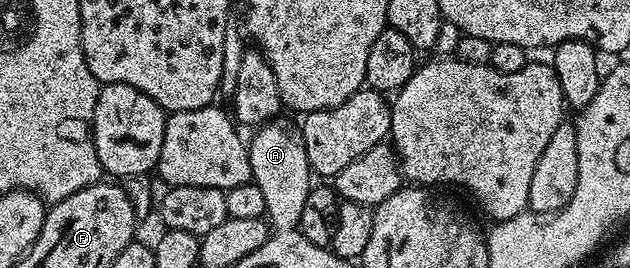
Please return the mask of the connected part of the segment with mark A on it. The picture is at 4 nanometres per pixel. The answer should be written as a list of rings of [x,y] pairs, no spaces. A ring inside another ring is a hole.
[[[275,119],[266,122],[270,126],[268,129],[265,125],[259,125],[253,130],[252,135],[258,138],[255,141],[249,138],[248,145],[254,148],[254,163],[252,167],[252,177],[254,184],[262,181],[260,187],[261,193],[264,194],[264,203],[266,204],[266,217],[272,226],[273,237],[302,237],[302,232],[296,228],[296,222],[300,219],[300,211],[304,211],[302,197],[308,199],[312,188],[312,170],[308,163],[308,155],[302,157],[304,143],[298,145],[299,135],[294,135],[300,131],[297,124],[292,123],[289,129],[286,126],[290,121],[286,119]]]

